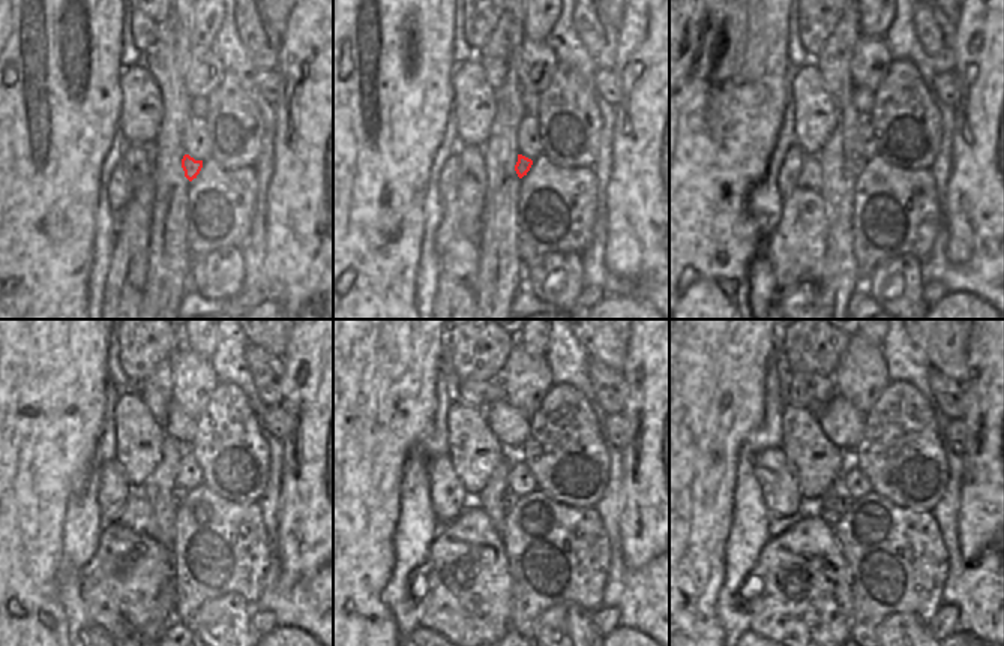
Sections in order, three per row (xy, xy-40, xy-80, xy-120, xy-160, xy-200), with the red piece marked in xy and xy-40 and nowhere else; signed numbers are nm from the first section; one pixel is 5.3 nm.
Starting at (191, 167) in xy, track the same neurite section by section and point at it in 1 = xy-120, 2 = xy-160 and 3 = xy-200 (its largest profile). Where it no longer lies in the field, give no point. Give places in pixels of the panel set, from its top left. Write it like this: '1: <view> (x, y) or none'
1: xy-120 (179, 495)
2: xy-160 (509, 499)
3: xy-200 (836, 501)

